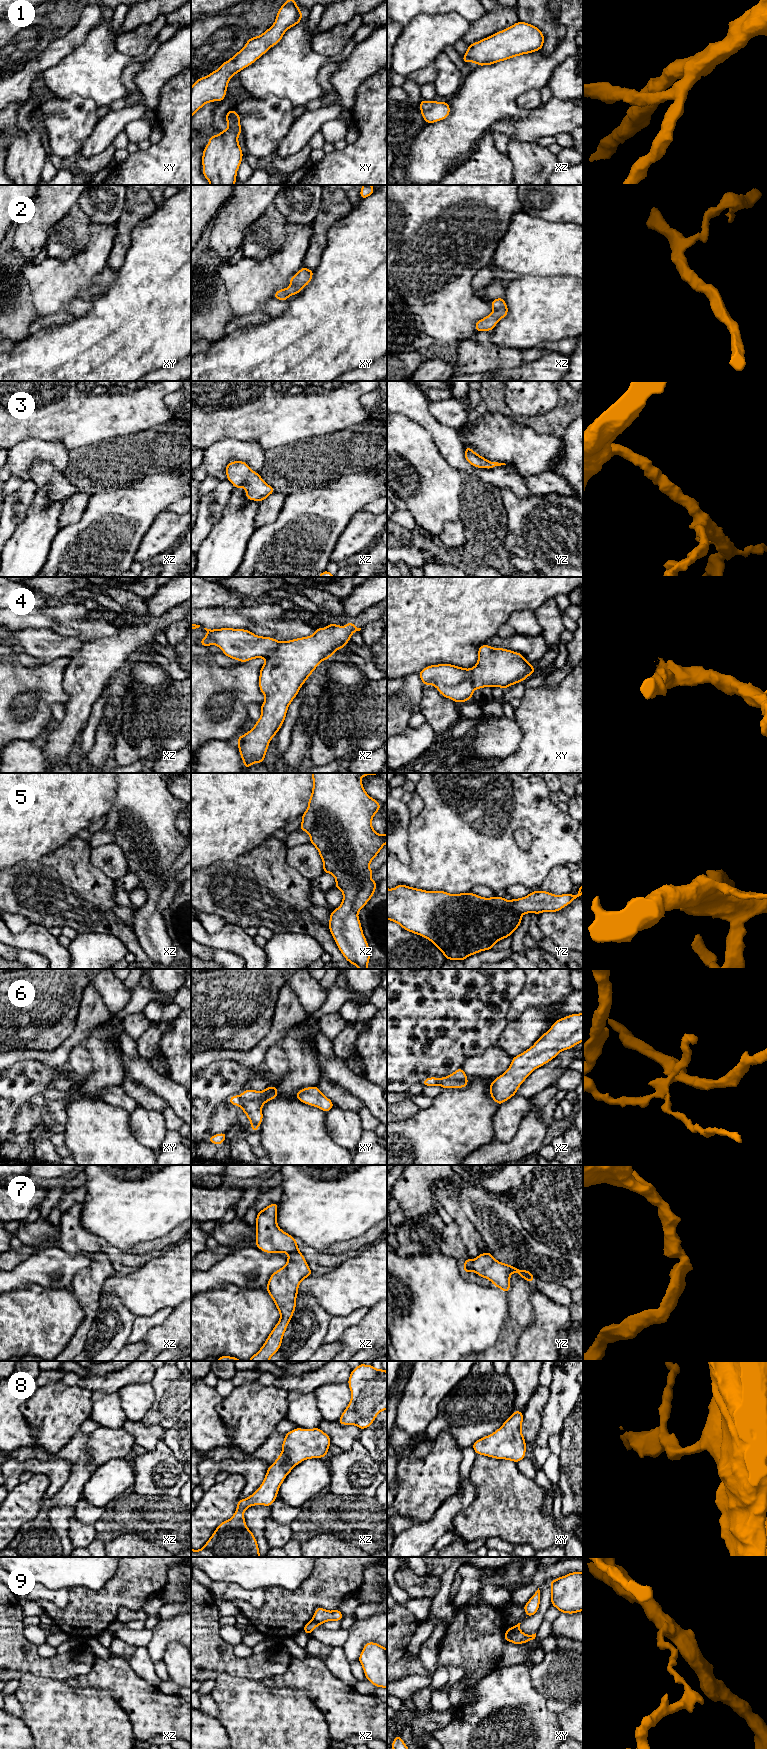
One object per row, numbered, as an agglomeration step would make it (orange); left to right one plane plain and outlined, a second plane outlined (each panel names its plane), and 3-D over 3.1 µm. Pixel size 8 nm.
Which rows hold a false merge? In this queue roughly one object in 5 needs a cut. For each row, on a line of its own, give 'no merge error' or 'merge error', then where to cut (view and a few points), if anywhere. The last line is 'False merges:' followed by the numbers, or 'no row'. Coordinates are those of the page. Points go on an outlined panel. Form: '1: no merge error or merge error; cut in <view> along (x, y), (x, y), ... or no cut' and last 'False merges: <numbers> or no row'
1: no merge error; no cut
2: no merge error; no cut
3: no merge error; no cut
4: no merge error; no cut
5: no merge error; no cut
6: merge error; cut in xy along (241, 1096), (247, 1100), (270, 1099)
7: no merge error; no cut
8: no merge error; no cut
9: merge error; cut in xy along (508, 1629), (510, 1641)
False merges: 6, 9

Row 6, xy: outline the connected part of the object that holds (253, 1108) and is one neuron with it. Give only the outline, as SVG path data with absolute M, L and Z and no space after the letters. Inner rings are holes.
M234 1095L228 1099L228 1102L232 1105L239 1106L242 1111L246 1114L248 1120L251 1122L252 1132L258 1131L258 1127L262 1123L263 1113L262 1106L267 1103L270 1098L260 1098L255 1100L244 1100L238 1095Z

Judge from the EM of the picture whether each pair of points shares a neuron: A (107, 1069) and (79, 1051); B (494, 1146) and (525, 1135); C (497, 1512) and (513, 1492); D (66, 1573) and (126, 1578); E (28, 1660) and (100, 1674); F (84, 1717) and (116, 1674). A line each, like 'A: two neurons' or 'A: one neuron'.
A: two neurons
B: one neuron
C: one neuron
D: two neurons
E: two neurons
F: two neurons

